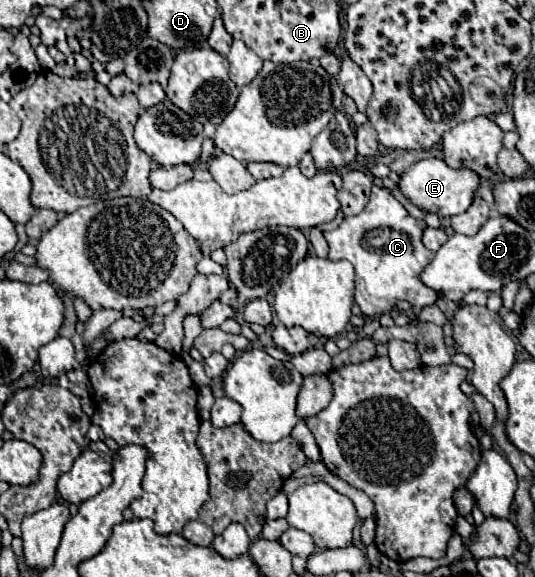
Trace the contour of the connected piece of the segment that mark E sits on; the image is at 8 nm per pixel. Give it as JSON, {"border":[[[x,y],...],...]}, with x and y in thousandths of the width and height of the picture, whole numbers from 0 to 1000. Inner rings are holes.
{"border":[[[804,272],[793,279],[774,282],[748,310],[744,324],[751,328],[751,334],[789,366],[811,366],[822,376],[845,376],[845,373],[860,373],[867,369],[893,324],[897,324],[897,307],[890,303],[890,296],[875,296],[875,293],[845,293],[830,282],[830,276],[819,272]]]}

